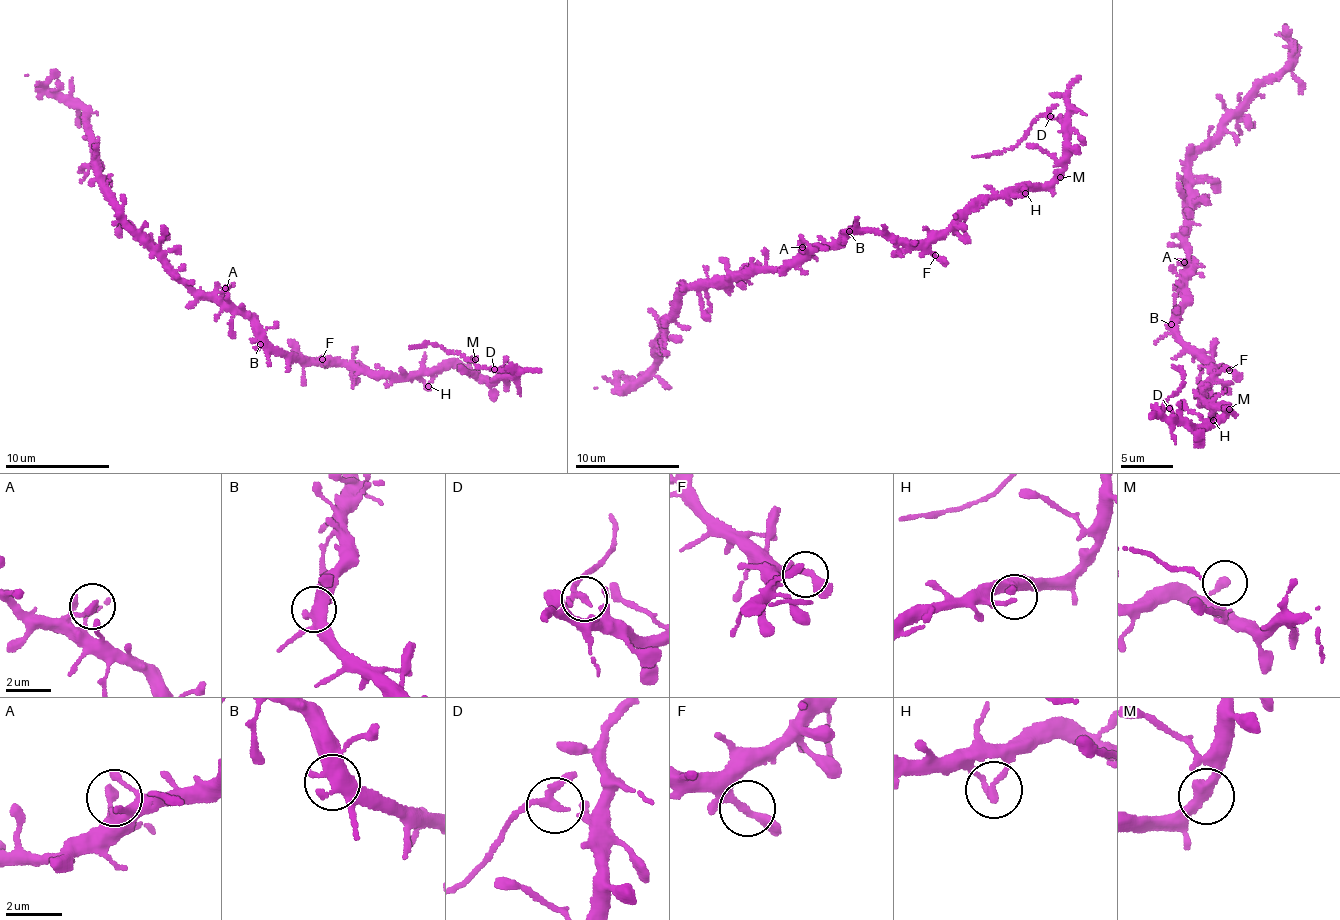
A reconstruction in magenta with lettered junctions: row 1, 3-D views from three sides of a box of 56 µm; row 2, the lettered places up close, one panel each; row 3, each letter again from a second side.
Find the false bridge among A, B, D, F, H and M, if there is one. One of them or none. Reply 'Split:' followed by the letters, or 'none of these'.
Split: D

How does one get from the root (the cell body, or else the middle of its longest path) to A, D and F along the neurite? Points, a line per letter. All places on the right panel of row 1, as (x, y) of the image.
A: (1177, 323), (1184, 295), (1175, 267), (1184, 262)
D: (1177, 323), (1182, 340), (1218, 371), (1202, 393), (1203, 399), (1226, 410), (1216, 423), (1192, 426), (1169, 409)
F: (1177, 323), (1182, 340), (1216, 365), (1229, 370)

